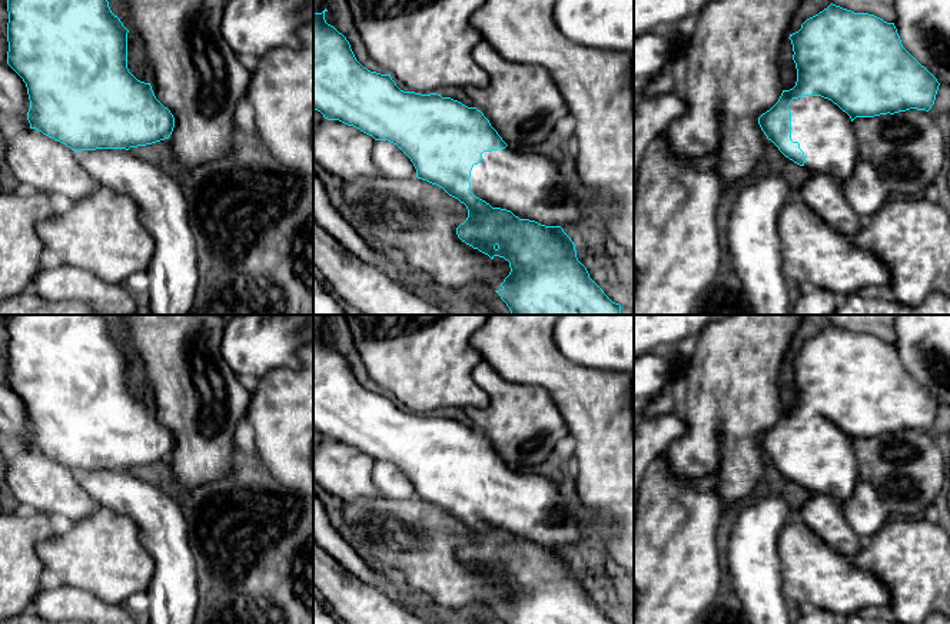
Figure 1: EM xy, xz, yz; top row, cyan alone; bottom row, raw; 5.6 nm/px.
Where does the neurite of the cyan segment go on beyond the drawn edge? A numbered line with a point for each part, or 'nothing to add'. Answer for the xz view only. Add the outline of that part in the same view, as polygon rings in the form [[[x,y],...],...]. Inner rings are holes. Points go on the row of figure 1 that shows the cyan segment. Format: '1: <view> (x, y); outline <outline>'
1: xz (532, 186); outline [[[506,146],[492,152],[484,152],[482,160],[471,170],[469,190],[492,208],[511,210],[519,219],[535,220],[545,226],[574,225],[585,212],[601,212],[598,200],[575,200],[574,193],[565,187],[574,183],[568,169],[545,155],[519,150]]]

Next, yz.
1: yz (826, 133); outline [[[821,96],[793,99],[791,140],[804,152],[804,167],[846,182],[860,162],[858,140],[850,116]]]

